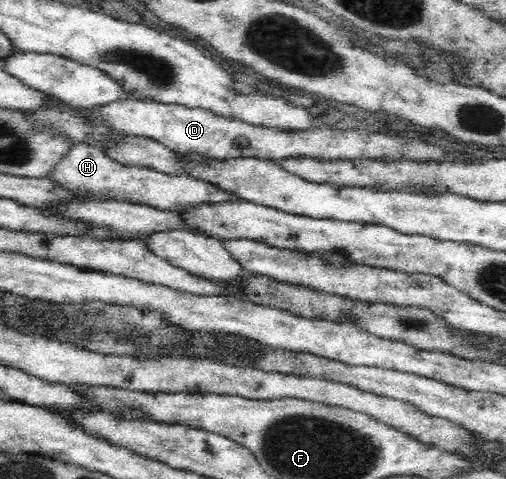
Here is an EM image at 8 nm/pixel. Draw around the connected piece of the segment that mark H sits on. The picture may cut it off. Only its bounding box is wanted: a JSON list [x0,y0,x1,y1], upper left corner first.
[49,142,235,211]

